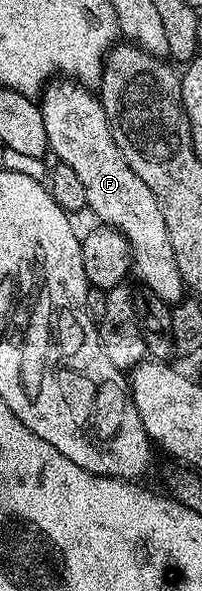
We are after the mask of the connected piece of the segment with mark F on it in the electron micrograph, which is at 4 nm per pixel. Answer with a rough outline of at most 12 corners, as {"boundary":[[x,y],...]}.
{"boundary":[[65,77],[38,105],[87,209],[124,233],[135,273],[185,297],[166,220],[114,144],[103,104]]}

